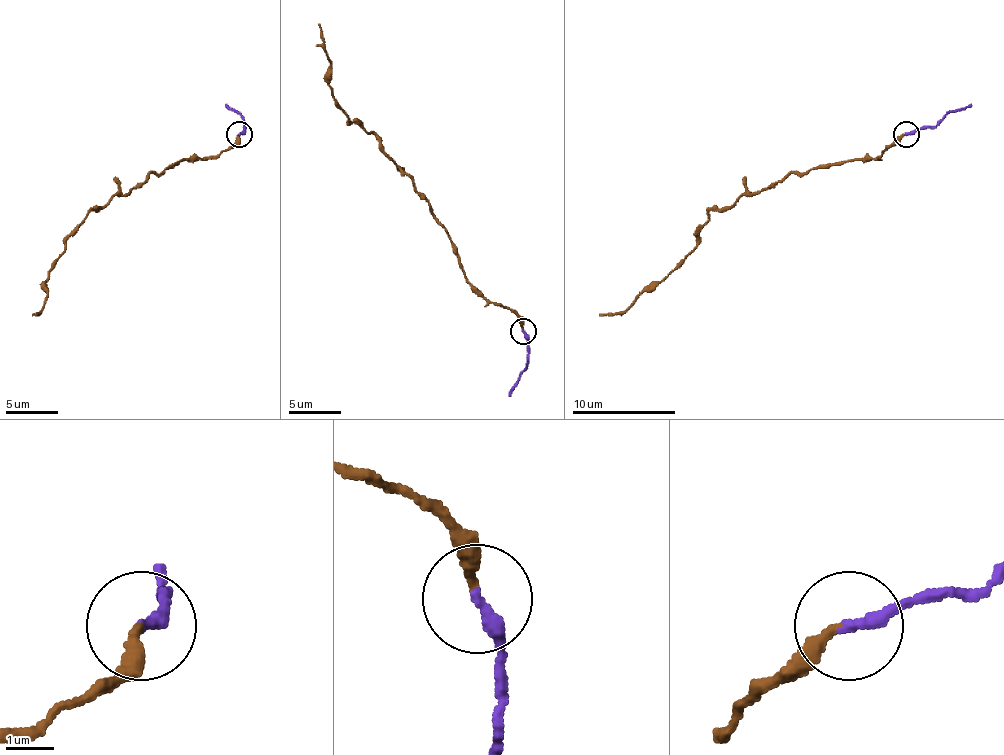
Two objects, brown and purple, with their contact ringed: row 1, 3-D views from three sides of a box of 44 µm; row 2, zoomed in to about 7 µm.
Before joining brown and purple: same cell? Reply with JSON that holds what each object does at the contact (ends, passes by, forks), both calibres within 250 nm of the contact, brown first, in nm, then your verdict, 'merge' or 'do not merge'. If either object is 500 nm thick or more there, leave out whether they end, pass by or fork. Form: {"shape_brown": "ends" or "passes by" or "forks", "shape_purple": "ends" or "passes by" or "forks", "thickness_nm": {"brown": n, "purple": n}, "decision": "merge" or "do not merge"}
{"shape_brown": "ends", "shape_purple": "ends", "thickness_nm": {"brown": 200, "purple": 280}, "decision": "merge"}

